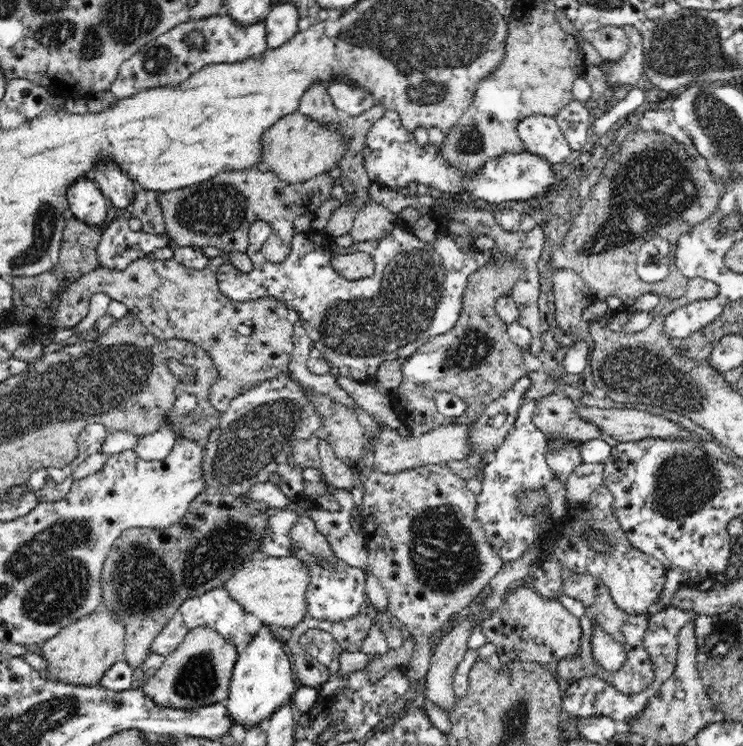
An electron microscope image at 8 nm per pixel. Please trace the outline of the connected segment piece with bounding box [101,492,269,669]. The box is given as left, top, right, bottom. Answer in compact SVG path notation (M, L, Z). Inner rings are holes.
M202 492L180 522L163 529L124 530L112 546L101 573L102 605L124 624L123 660L137 668L151 653L151 644L188 598L223 587L241 566L261 556L269 504L244 497ZM200 546L200 552L190 552Z

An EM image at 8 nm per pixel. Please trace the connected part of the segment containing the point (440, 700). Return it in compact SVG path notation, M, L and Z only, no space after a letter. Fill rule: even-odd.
M466 619L435 643L426 677L420 682L419 700L431 700L446 713L452 710L457 699L453 690L456 666L462 662L470 633L478 624L479 620Z

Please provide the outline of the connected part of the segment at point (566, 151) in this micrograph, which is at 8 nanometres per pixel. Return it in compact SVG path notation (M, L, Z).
M528 116L518 122L517 132L526 151L536 156L547 158L547 161L551 164L561 164L572 154L572 150L563 136L555 117Z

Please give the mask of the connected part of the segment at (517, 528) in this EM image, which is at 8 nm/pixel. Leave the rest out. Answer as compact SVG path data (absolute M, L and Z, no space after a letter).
M534 399L523 402L512 431L494 452L494 457L486 462L480 475L482 490L476 495L476 520L480 521L489 545L504 562L517 560L528 550L530 544L542 541L543 537L538 532L549 515L548 509L536 511L535 515L526 515L518 505L520 492L543 488L550 480L545 459L548 437L532 422L536 403L537 400Z

